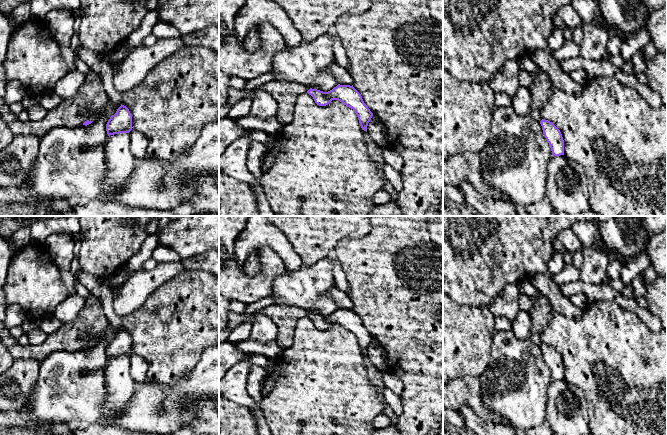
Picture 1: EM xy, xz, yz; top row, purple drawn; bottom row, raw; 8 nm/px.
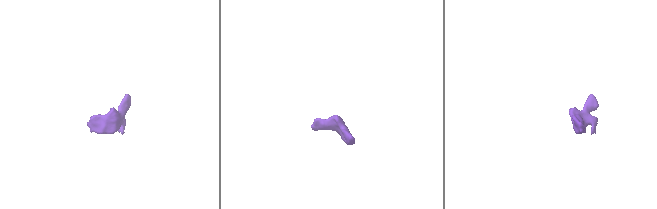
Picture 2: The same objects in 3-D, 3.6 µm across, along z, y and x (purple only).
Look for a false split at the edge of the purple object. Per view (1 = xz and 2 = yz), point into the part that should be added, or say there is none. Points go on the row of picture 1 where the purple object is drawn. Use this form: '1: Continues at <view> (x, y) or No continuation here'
1: No continuation here
2: No continuation here

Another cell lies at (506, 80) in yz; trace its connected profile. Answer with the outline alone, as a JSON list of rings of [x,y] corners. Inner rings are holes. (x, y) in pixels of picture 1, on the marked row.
[[[519,59],[509,60],[487,82],[495,93],[512,96],[520,87],[519,74],[521,72]]]

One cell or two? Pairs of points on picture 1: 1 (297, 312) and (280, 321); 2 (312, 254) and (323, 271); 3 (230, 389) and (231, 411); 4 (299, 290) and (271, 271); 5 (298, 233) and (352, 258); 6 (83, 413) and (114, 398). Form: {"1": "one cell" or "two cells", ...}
{"1": "one cell", "2": "two cells", "3": "two cells", "4": "two cells", "5": "two cells", "6": "two cells"}

